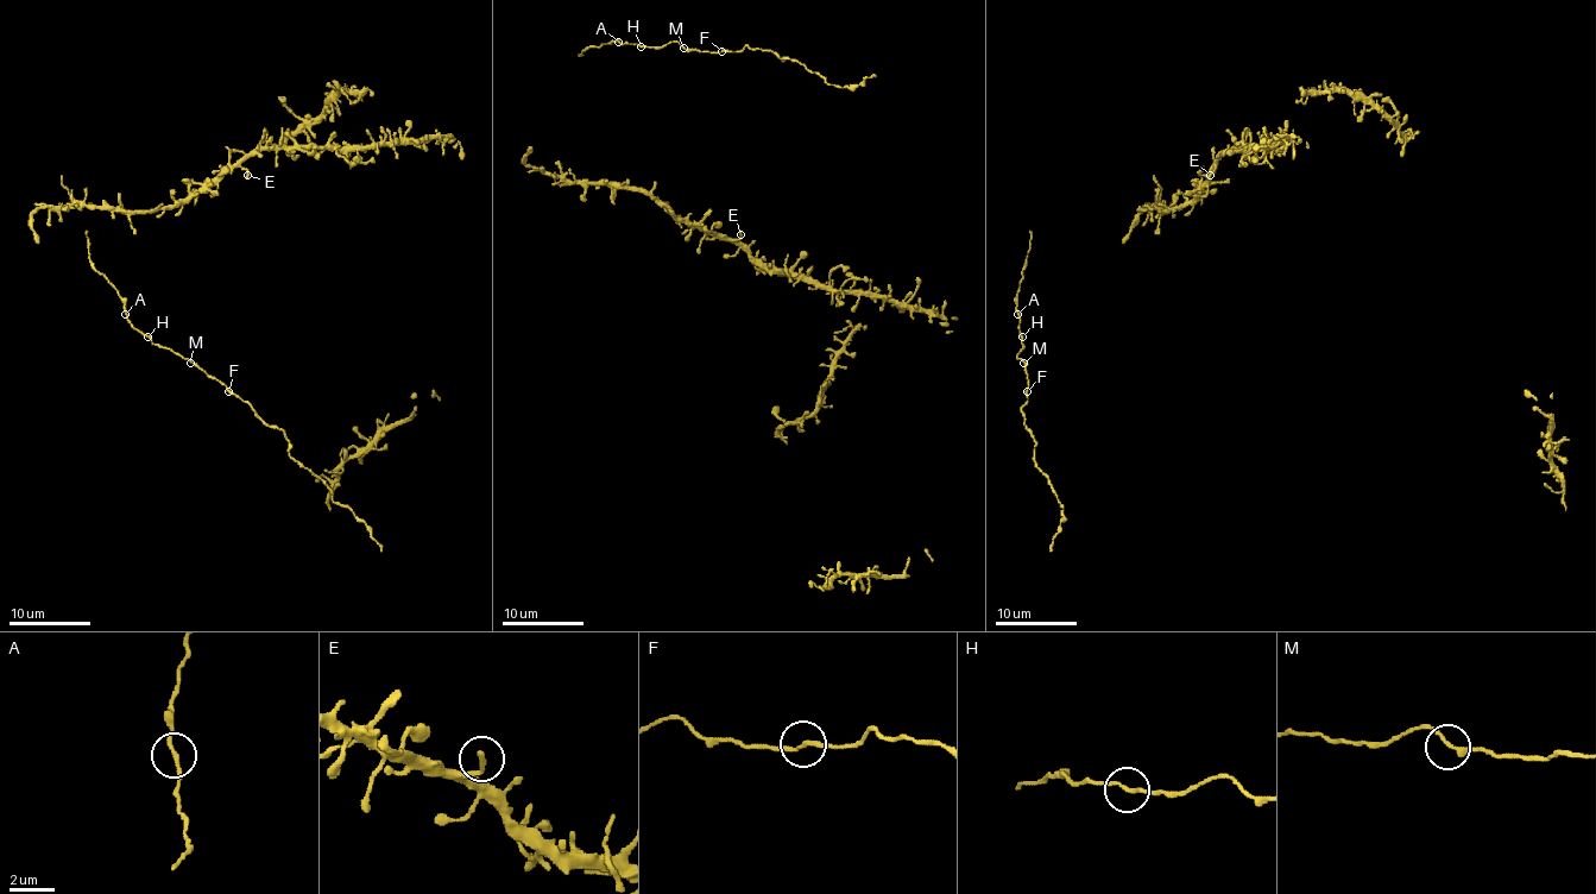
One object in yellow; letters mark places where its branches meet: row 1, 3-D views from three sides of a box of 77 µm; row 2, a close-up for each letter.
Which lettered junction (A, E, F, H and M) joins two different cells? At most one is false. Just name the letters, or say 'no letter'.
no letter

